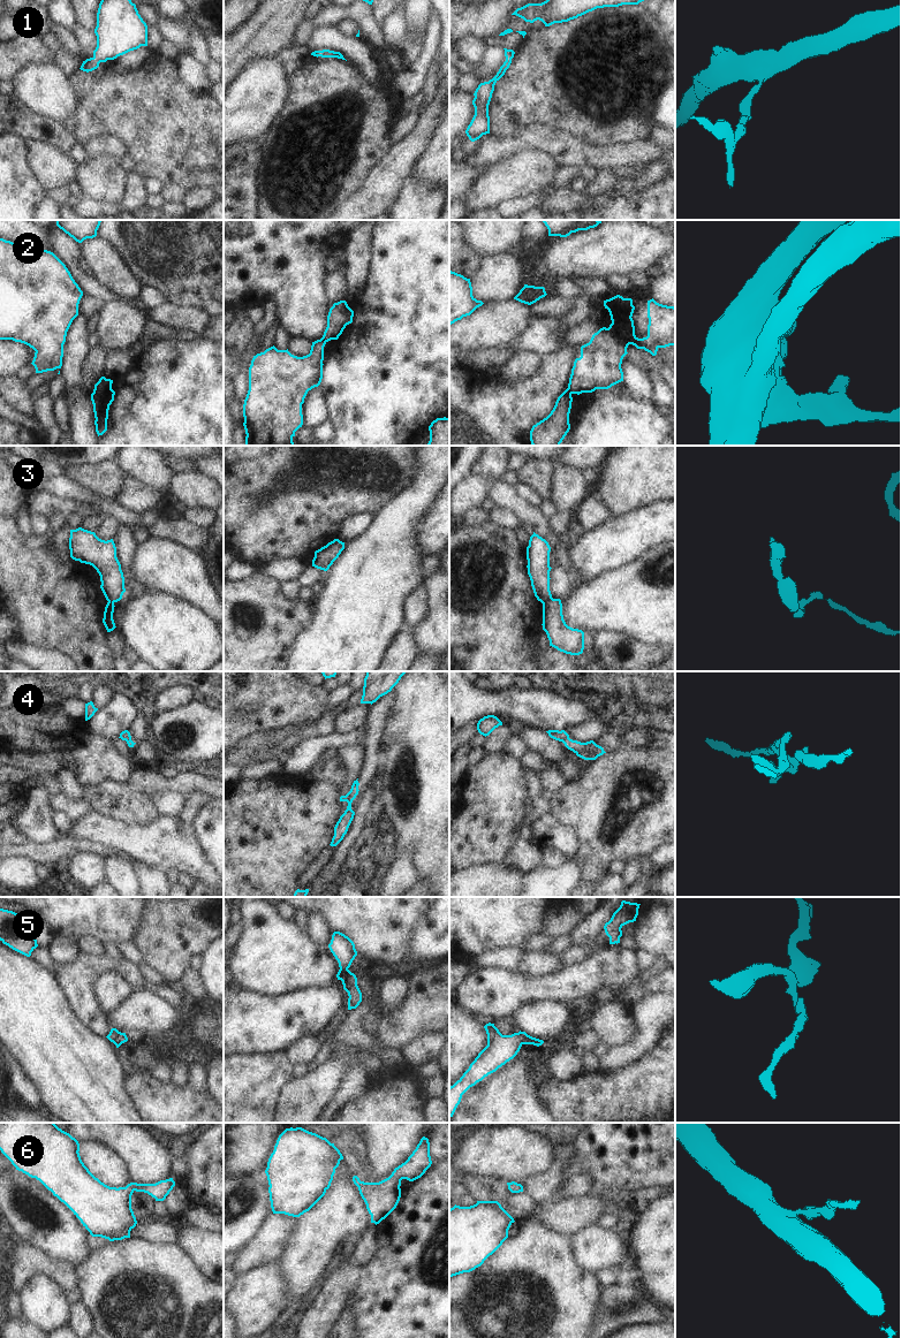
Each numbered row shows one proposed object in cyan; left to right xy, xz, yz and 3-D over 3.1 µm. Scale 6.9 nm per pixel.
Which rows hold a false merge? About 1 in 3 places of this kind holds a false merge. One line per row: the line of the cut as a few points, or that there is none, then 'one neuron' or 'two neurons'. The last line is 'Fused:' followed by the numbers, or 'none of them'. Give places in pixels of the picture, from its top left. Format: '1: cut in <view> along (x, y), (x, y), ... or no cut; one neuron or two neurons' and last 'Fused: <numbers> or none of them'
1: no cut; one neuron
2: cut in yz along (567, 388), (570, 395); two neurons
3: cut in yz along (552, 598), (543, 603); two neurons
4: cut in yz along (568, 737), (562, 742); two neurons
5: no cut; one neuron
6: no cut; one neuron
Fused: 2, 3, 4

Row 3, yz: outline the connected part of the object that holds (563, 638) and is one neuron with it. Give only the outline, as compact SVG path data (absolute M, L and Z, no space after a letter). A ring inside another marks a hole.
M552 598L543 603L542 625L550 640L550 646L570 655L583 653L584 632L566 624L560 599Z

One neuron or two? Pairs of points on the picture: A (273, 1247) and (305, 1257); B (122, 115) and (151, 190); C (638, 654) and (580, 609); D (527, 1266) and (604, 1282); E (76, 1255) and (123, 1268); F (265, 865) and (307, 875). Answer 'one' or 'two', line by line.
A: two
B: two
C: two
D: two
E: two
F: two

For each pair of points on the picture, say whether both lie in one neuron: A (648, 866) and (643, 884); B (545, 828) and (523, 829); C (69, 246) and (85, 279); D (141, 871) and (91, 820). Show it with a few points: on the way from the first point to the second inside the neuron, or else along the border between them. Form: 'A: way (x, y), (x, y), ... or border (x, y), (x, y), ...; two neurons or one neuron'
A: way (648, 871), (644, 880); one neuron
B: border (529, 823), (531, 837); two neurons
C: way (69, 255), (70, 263), (77, 272); one neuron
D: border (139, 863), (157, 866), (164, 871); two neurons

